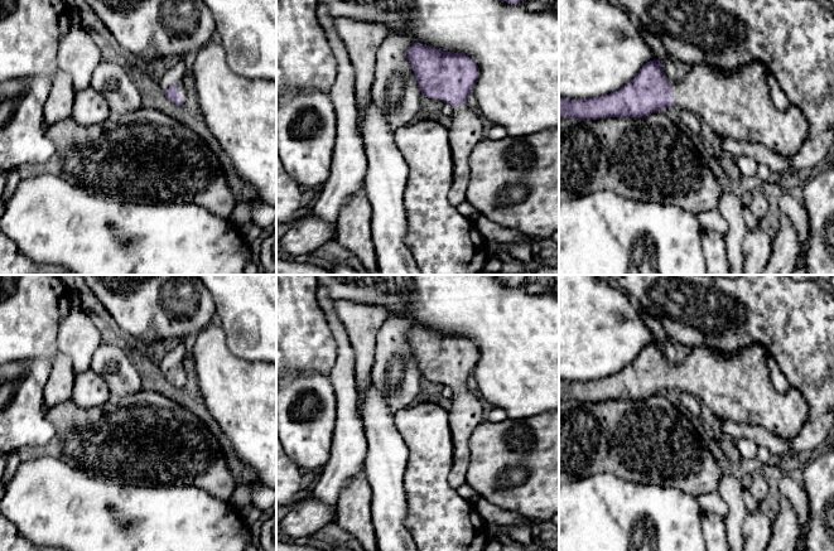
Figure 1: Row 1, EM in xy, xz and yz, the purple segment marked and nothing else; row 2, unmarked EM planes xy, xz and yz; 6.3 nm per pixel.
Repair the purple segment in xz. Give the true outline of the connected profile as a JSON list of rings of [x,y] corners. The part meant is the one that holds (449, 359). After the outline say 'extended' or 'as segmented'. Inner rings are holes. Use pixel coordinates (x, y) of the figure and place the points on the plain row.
[[[414,325],[406,339],[421,377],[453,390],[453,403],[448,412],[454,450],[448,483],[457,489],[466,483],[471,463],[471,436],[485,421],[482,400],[467,387],[479,359],[479,351],[463,335],[443,334],[423,325]]]; extended

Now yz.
[[[654,342],[613,376],[588,382],[559,380],[559,401],[641,401],[672,387],[691,393],[723,420],[761,426],[784,440],[802,430],[809,411],[797,390],[778,392],[773,387],[767,357],[758,345],[733,354],[700,347],[680,366],[670,366],[662,347]]]; extended

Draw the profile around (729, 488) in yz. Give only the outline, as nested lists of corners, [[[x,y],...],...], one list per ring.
[[[723,474],[719,480],[718,493],[728,506],[725,518],[728,551],[743,551],[742,523],[747,516],[747,508],[742,497],[743,485],[739,478]]]

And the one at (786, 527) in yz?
[[[780,497],[780,508],[773,519],[773,532],[765,551],[796,551],[796,541],[800,535],[797,513],[790,501]]]

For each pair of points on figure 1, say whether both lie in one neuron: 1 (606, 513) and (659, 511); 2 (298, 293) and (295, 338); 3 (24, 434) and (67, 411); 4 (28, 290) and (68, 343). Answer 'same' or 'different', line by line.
1: same
2: same
3: different
4: different

